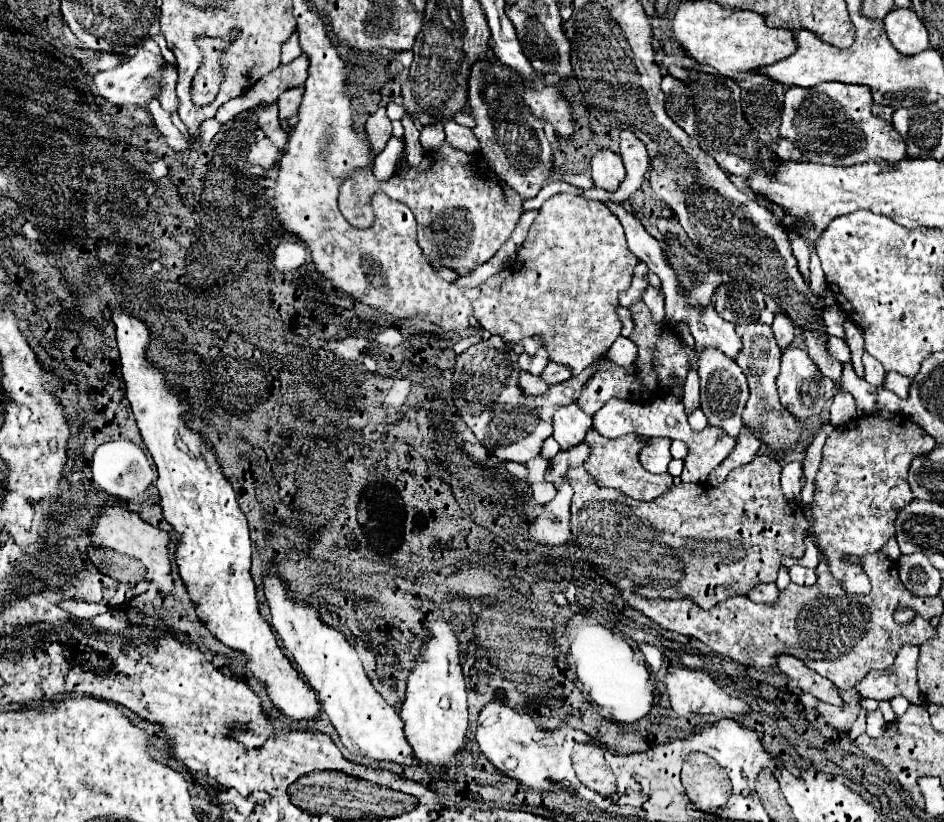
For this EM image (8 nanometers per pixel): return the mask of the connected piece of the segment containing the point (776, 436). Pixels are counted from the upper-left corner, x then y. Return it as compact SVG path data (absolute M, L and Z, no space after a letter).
M752 322L746 326L736 326L738 336L742 338L742 350L736 356L736 364L742 368L744 376L748 378L748 386L750 386L750 398L748 404L744 408L742 414L742 422L744 424L756 424L748 426L748 432L754 434L758 440L762 440L762 444L766 444L766 448L778 456L788 456L796 450L802 434L806 432L804 424L800 418L796 418L792 412L788 412L778 398L778 390L776 390L776 376L780 372L780 356L782 350L778 348L774 336L772 336L772 328L760 322Z

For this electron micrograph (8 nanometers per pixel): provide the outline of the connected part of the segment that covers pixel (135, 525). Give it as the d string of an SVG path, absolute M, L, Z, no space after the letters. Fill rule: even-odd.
M104 506L96 518L96 524L90 528L92 532L92 542L96 542L98 546L104 546L104 548L110 548L114 552L120 552L120 554L126 554L126 556L132 556L136 560L140 560L146 568L156 568L156 576L150 576L144 586L144 600L152 602L156 598L162 598L164 592L172 592L174 588L174 576L172 576L172 562L168 558L168 544L170 544L170 534L164 532L162 528L158 526L152 526L148 522L144 522L138 514L126 510L126 508L120 508L120 506Z

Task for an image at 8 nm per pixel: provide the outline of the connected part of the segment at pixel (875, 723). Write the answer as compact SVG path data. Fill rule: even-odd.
M878 710L866 716L866 732L870 736L882 736L882 734L886 734L886 728L888 728L888 722L882 718L882 714Z

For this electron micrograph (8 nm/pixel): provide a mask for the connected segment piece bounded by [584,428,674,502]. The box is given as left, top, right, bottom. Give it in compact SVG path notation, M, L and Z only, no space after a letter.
M590 428L586 432L586 444L596 444L596 446L592 448L588 460L584 462L584 468L600 486L616 488L634 500L650 502L650 500L666 494L672 488L674 478L672 478L672 474L652 474L642 468L638 444L648 444L648 440L650 440L648 436L640 436L640 434L628 434L628 436L610 440L610 438L600 436L594 428Z

